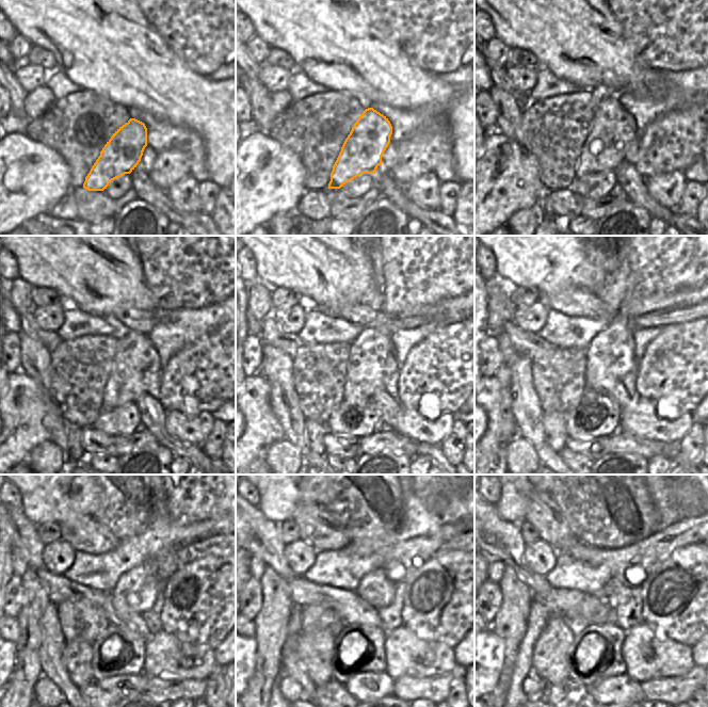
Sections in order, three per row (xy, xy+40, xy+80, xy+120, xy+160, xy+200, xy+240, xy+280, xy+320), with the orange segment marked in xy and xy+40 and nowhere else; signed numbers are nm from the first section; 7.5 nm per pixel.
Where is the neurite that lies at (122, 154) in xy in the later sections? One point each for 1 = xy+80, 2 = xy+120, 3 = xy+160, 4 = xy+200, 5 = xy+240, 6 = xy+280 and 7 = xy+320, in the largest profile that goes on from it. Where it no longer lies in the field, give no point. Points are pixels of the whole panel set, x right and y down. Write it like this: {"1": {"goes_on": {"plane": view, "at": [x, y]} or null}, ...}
{"1": {"goes_on": {"plane": "xy+80", "at": [613, 128]}}, "2": {"goes_on": {"plane": "xy+120", "at": [135, 362]}}, "3": {"goes_on": {"plane": "xy+160", "at": [372, 359]}}, "4": {"goes_on": {"plane": "xy+200", "at": [611, 354]}}, "5": {"goes_on": {"plane": "xy+240", "at": [135, 591]}}, "6": {"goes_on": {"plane": "xy+280", "at": [375, 589]}}, "7": {"goes_on": {"plane": "xy+320", "at": [614, 593]}}}

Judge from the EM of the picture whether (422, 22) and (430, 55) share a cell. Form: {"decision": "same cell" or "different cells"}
{"decision": "same cell"}

